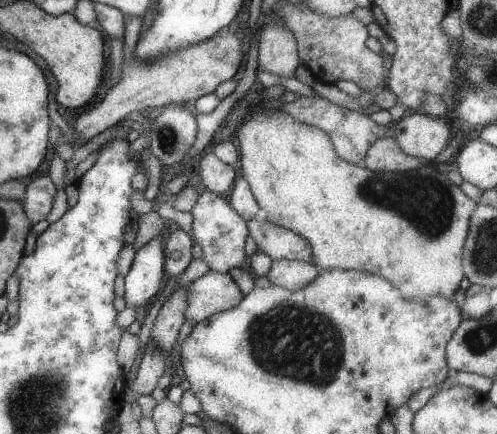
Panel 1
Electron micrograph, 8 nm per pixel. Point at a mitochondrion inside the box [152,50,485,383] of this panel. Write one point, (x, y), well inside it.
(428, 204)

